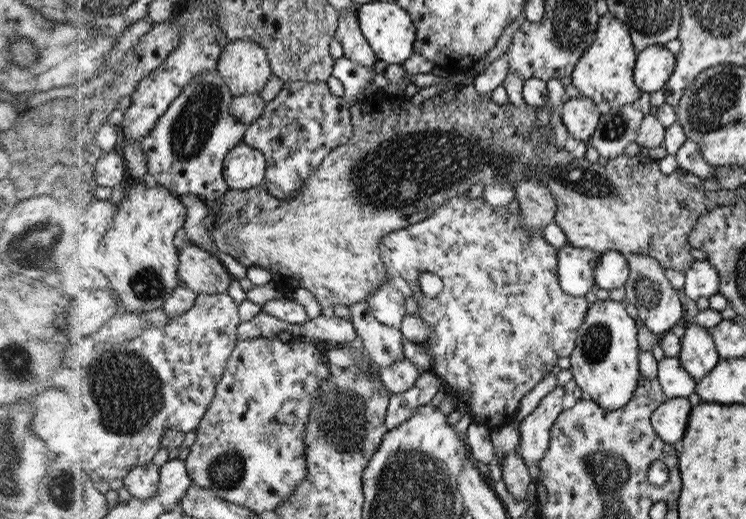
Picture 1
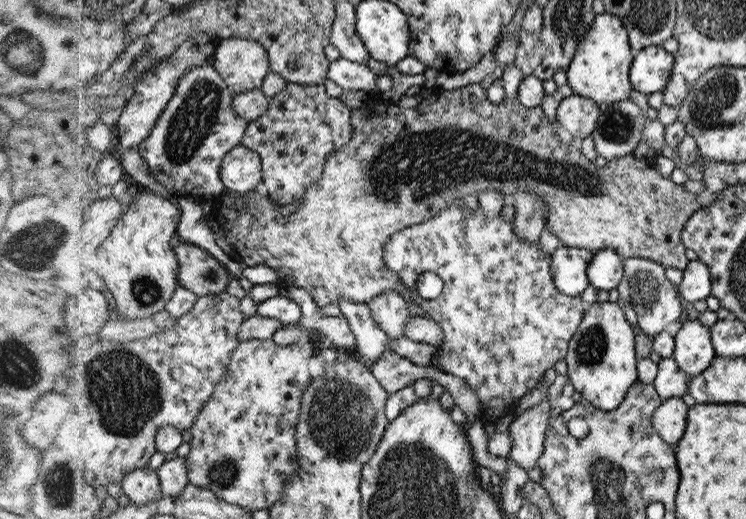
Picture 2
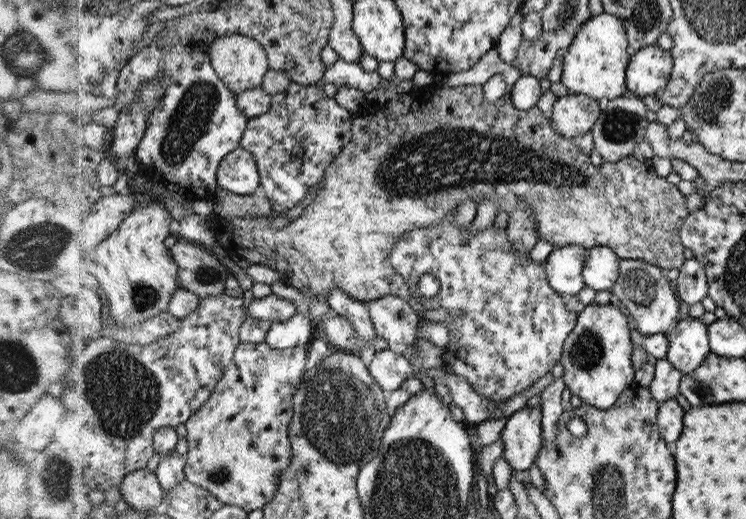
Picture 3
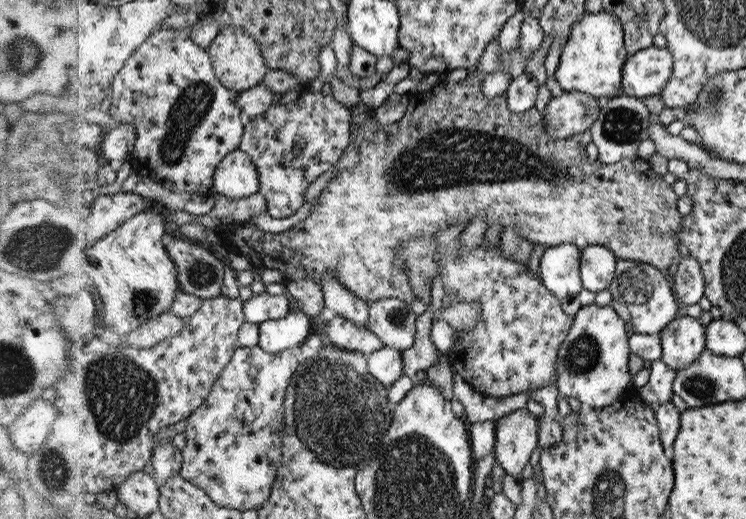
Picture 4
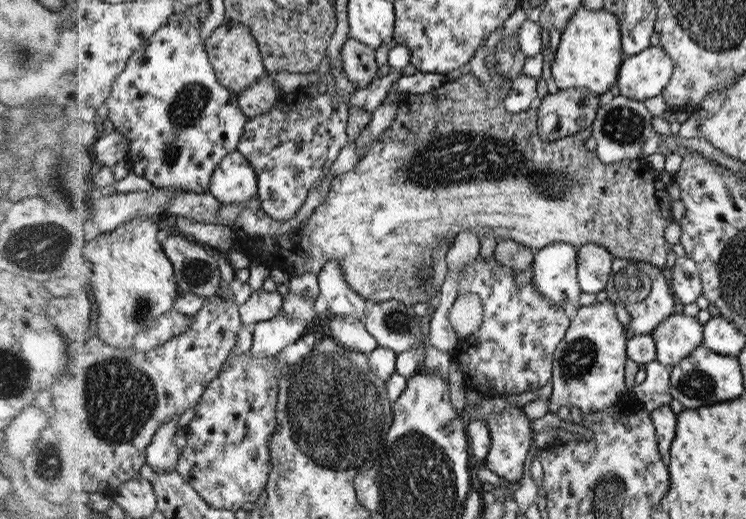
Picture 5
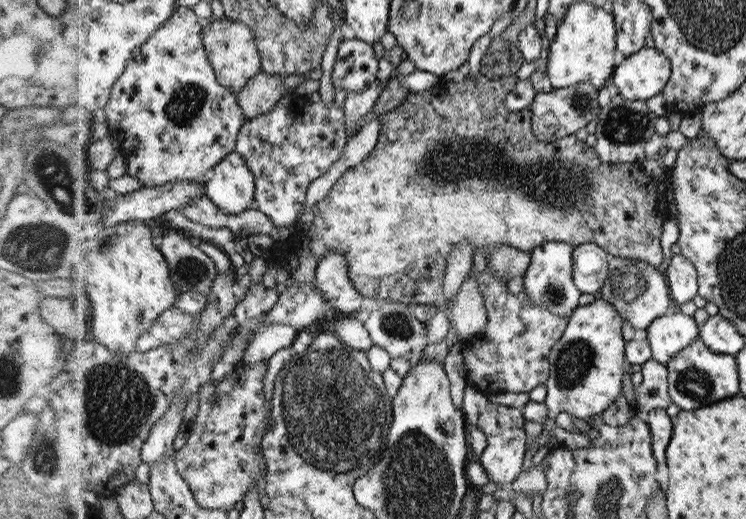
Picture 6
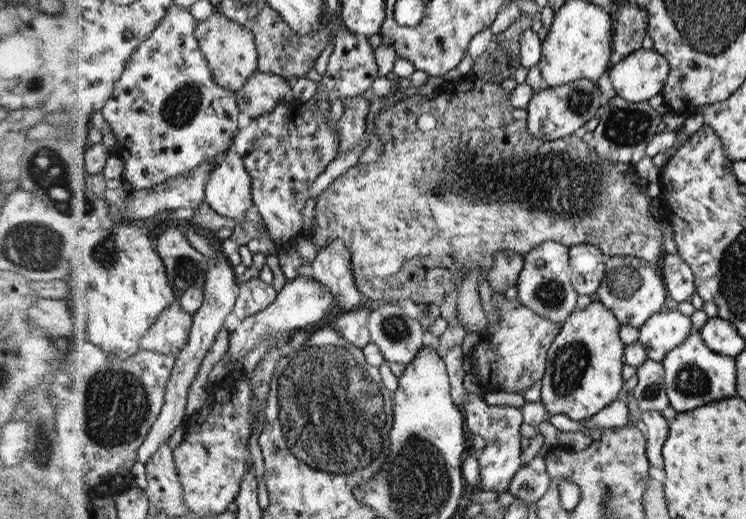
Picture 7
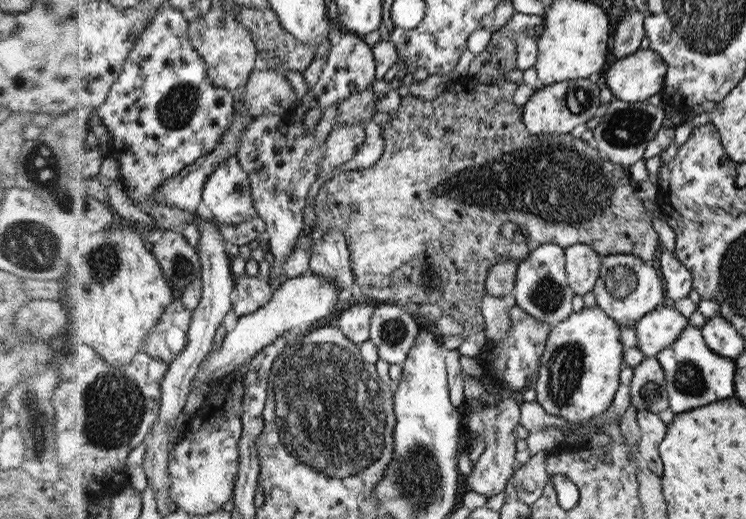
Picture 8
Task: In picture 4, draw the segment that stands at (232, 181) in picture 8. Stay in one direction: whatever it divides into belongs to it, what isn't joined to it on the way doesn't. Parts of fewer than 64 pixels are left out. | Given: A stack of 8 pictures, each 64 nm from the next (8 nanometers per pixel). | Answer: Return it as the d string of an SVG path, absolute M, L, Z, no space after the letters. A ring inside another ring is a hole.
M232 152L217 170L216 191L230 199L246 199L261 192L261 172L248 152Z

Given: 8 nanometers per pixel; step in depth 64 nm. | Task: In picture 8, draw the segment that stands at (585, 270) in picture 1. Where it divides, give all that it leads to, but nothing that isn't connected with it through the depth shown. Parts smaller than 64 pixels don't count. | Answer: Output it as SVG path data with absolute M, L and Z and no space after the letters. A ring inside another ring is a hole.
M542 244L538 246L516 271L513 295L515 304L539 321L545 321L550 326L557 325L572 315L572 296L574 291L569 287L566 252L558 244Z

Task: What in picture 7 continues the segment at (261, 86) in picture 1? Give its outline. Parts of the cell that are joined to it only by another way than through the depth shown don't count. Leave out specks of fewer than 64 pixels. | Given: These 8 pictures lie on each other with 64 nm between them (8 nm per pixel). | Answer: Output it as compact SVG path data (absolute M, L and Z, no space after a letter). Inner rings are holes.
M222 10L216 11L212 18L199 22L197 37L214 71L215 79L226 89L238 91L244 88L261 66L261 52L253 29L236 19L230 19Z

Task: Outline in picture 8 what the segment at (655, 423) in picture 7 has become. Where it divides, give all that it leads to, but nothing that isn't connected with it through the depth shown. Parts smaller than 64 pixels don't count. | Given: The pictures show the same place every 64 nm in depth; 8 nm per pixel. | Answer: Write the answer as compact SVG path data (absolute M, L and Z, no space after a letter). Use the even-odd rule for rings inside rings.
M638 411L636 418L642 429L640 440L637 442L637 458L654 474L662 476L664 465L660 455L660 444L665 439L668 425L654 412Z

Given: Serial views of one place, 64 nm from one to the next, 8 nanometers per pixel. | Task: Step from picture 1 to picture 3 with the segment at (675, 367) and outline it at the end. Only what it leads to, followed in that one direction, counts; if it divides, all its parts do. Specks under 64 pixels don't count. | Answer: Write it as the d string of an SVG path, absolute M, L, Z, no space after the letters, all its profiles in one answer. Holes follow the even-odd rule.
M665 358L658 359L654 368L654 378L648 386L650 395L659 404L674 399L677 394L680 394L679 382L683 373L681 370L674 368L673 364Z

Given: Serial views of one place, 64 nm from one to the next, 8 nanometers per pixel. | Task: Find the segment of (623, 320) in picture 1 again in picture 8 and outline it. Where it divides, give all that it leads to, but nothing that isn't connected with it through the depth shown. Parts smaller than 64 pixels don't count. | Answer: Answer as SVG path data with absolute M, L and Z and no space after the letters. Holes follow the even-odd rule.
M599 307L582 309L570 315L557 325L551 326L548 344L545 346L541 356L541 370L536 382L536 403L552 416L559 416L570 424L581 424L590 421L598 414L607 410L618 390L618 374L622 370L622 342L620 342L620 328L613 317L608 315Z

